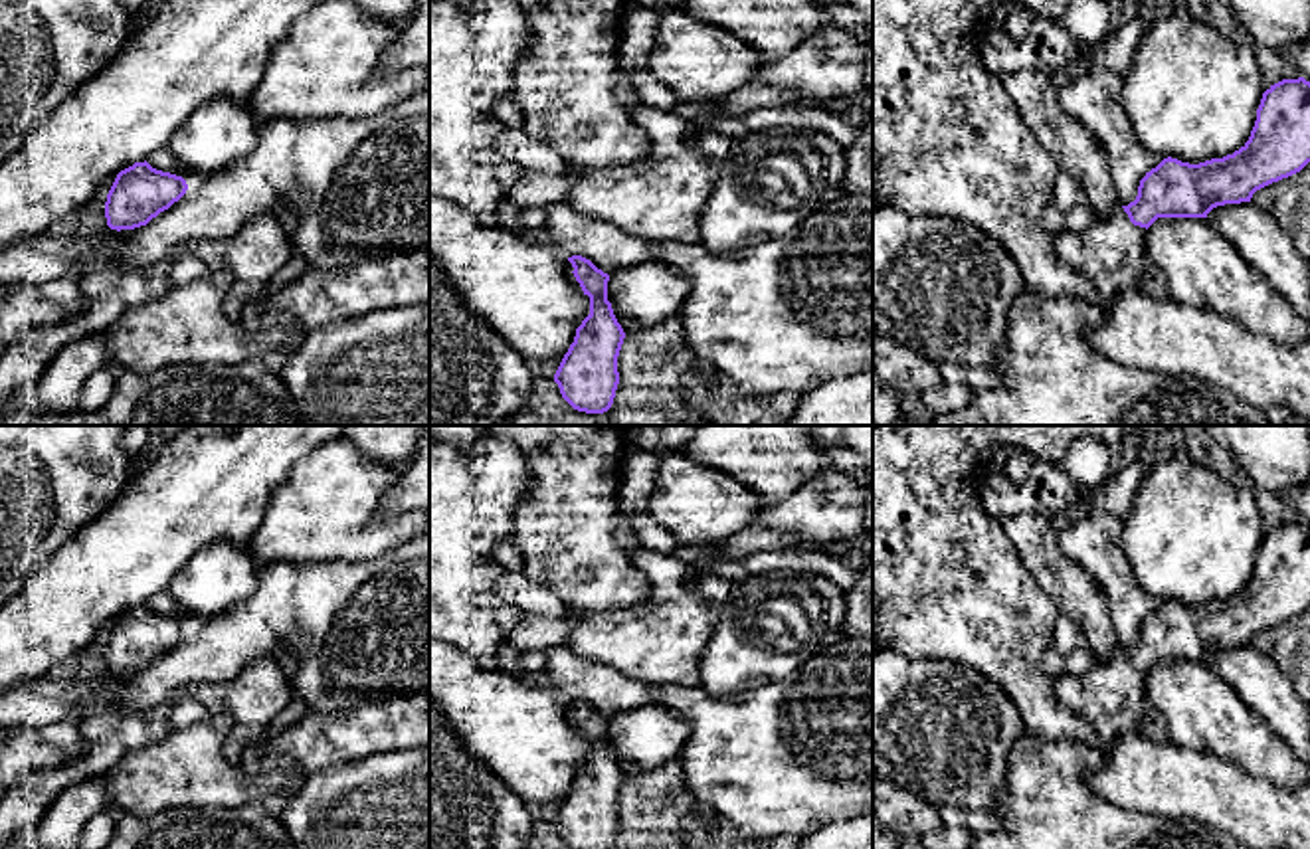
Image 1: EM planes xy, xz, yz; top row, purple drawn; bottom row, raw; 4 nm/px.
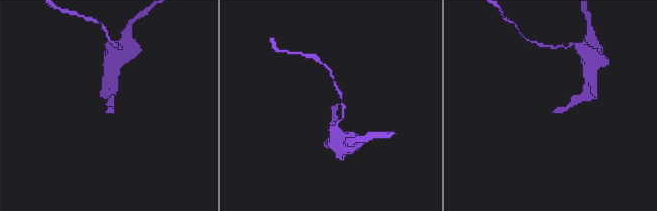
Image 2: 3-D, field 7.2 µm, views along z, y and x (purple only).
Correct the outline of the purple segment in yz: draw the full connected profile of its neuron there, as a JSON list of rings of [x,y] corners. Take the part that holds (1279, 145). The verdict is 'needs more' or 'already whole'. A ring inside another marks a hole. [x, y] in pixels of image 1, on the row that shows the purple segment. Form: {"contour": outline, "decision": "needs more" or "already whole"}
{"contour": [[[1282,79],[1263,93],[1251,137],[1239,150],[1199,164],[1164,158],[1140,180],[1134,202],[1118,204],[1110,218],[1094,218],[1082,234],[1069,230],[1057,234],[1055,255],[1088,279],[1104,301],[1126,289],[1138,289],[1150,299],[1164,301],[1170,297],[1164,275],[1146,251],[1146,232],[1158,218],[1207,218],[1217,206],[1251,202],[1257,190],[1300,172],[1308,162],[1310,81]]], "decision": "needs more"}

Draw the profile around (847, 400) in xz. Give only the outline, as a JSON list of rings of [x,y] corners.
[[[873,368],[833,378],[801,396],[786,425],[873,425]]]

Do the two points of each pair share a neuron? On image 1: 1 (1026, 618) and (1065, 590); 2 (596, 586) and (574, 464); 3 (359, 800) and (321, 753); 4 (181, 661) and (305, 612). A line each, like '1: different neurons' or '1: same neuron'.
1: different neurons
2: same neuron
3: different neurons
4: same neuron

